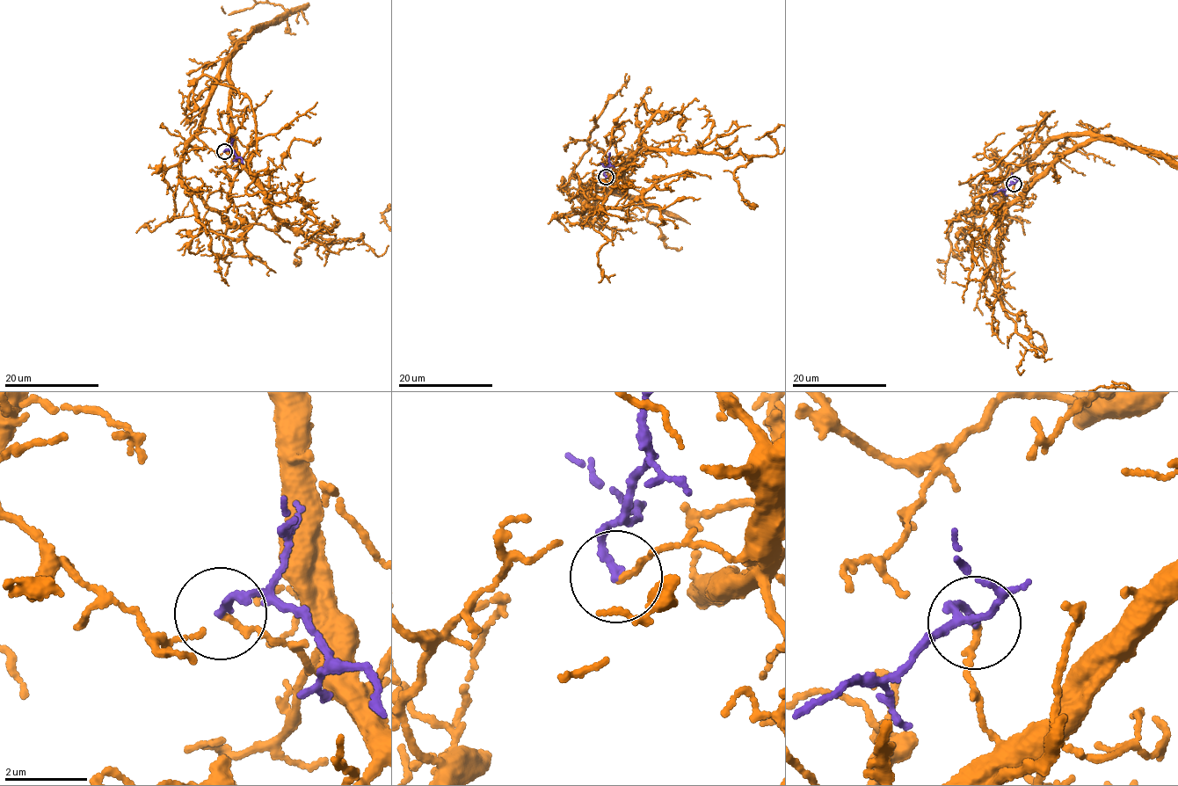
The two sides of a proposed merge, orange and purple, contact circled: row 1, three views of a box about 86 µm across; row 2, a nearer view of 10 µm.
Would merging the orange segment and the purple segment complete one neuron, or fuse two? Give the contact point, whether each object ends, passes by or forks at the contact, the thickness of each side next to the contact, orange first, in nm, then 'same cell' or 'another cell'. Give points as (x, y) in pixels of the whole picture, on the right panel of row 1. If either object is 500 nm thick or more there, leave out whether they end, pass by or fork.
at (1014, 184); orange ends there; purple ends there; 140 nm thick on the orange side, 170 nm on the other; another cell

